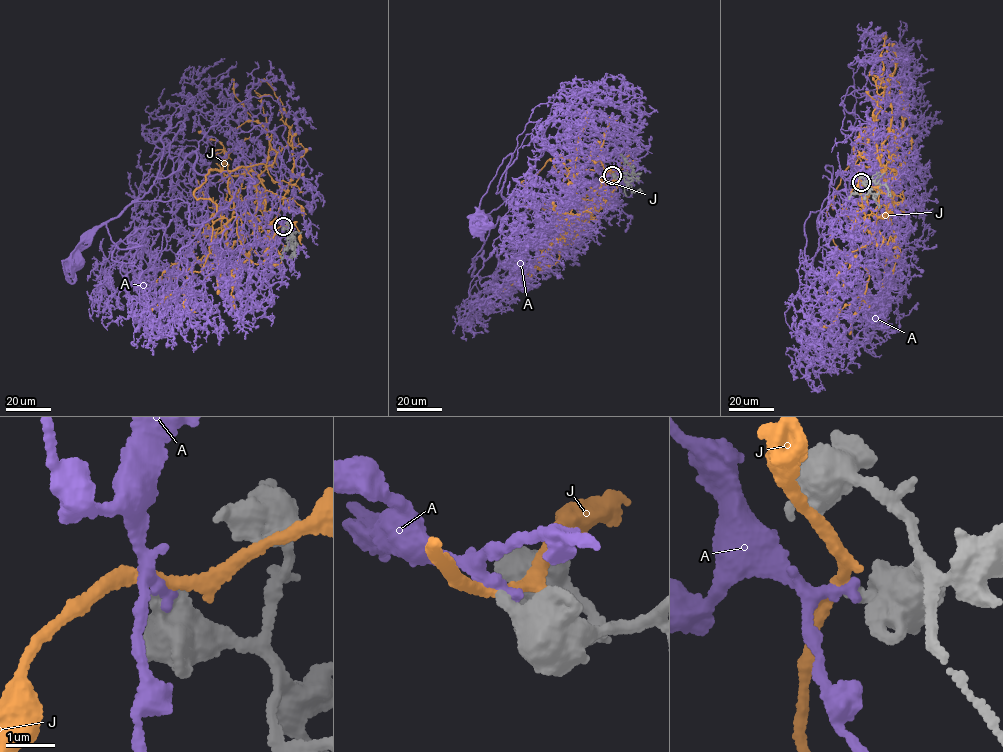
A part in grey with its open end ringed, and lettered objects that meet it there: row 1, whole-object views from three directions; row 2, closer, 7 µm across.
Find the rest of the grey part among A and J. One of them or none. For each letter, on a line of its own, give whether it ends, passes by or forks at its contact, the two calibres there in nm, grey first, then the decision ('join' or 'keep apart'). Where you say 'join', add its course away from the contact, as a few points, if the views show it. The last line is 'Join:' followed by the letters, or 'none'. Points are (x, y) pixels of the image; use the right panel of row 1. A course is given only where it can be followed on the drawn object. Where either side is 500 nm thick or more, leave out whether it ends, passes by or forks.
A: calibres 500 and 200 nm; join; course (861, 182), (836, 172), (832, 184), (825, 166), (817, 223), (825, 239), (843, 212), (852, 225), (873, 310)
J: it passes by; calibres 480 and 240 nm; keep apart
Join: A

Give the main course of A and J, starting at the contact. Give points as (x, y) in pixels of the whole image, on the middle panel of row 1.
A: (612, 175), (559, 163), (547, 176), (554, 165), (548, 148), (519, 190), (487, 214), (471, 215), (480, 221)
J: (612, 175), (593, 192), (597, 212), (551, 208), (566, 213), (572, 237), (516, 271)

